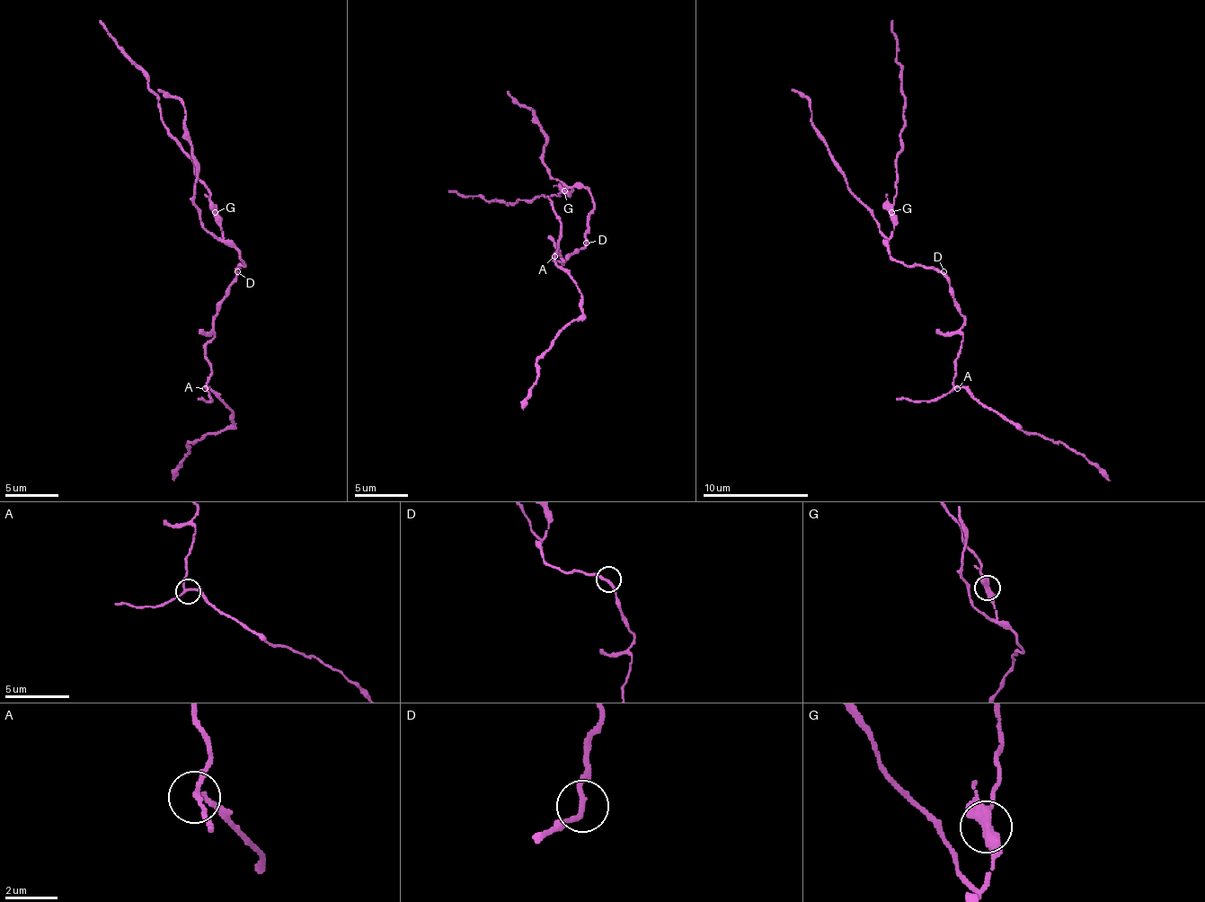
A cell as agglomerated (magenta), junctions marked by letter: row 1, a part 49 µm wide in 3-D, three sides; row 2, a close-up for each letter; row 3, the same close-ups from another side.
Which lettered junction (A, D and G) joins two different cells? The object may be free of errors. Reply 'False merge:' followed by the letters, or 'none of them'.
False merge: G

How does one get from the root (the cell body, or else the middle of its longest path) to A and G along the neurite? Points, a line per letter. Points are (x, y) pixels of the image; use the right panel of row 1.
A: (941, 274), (949, 282), (957, 308), (964, 319), (960, 330), (960, 357), (954, 364), (957, 388)
G: (941, 274), (933, 269), (901, 263), (890, 255), (888, 248), (893, 229), (890, 213)

